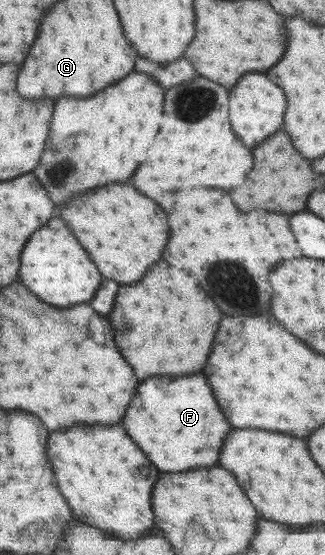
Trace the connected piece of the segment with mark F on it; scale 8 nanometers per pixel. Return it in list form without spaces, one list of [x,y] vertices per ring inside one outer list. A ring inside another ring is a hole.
[[[160,375],[139,383],[139,393],[135,393],[135,401],[127,407],[123,425],[143,445],[143,453],[165,473],[215,465],[223,439],[231,429],[203,375]]]

